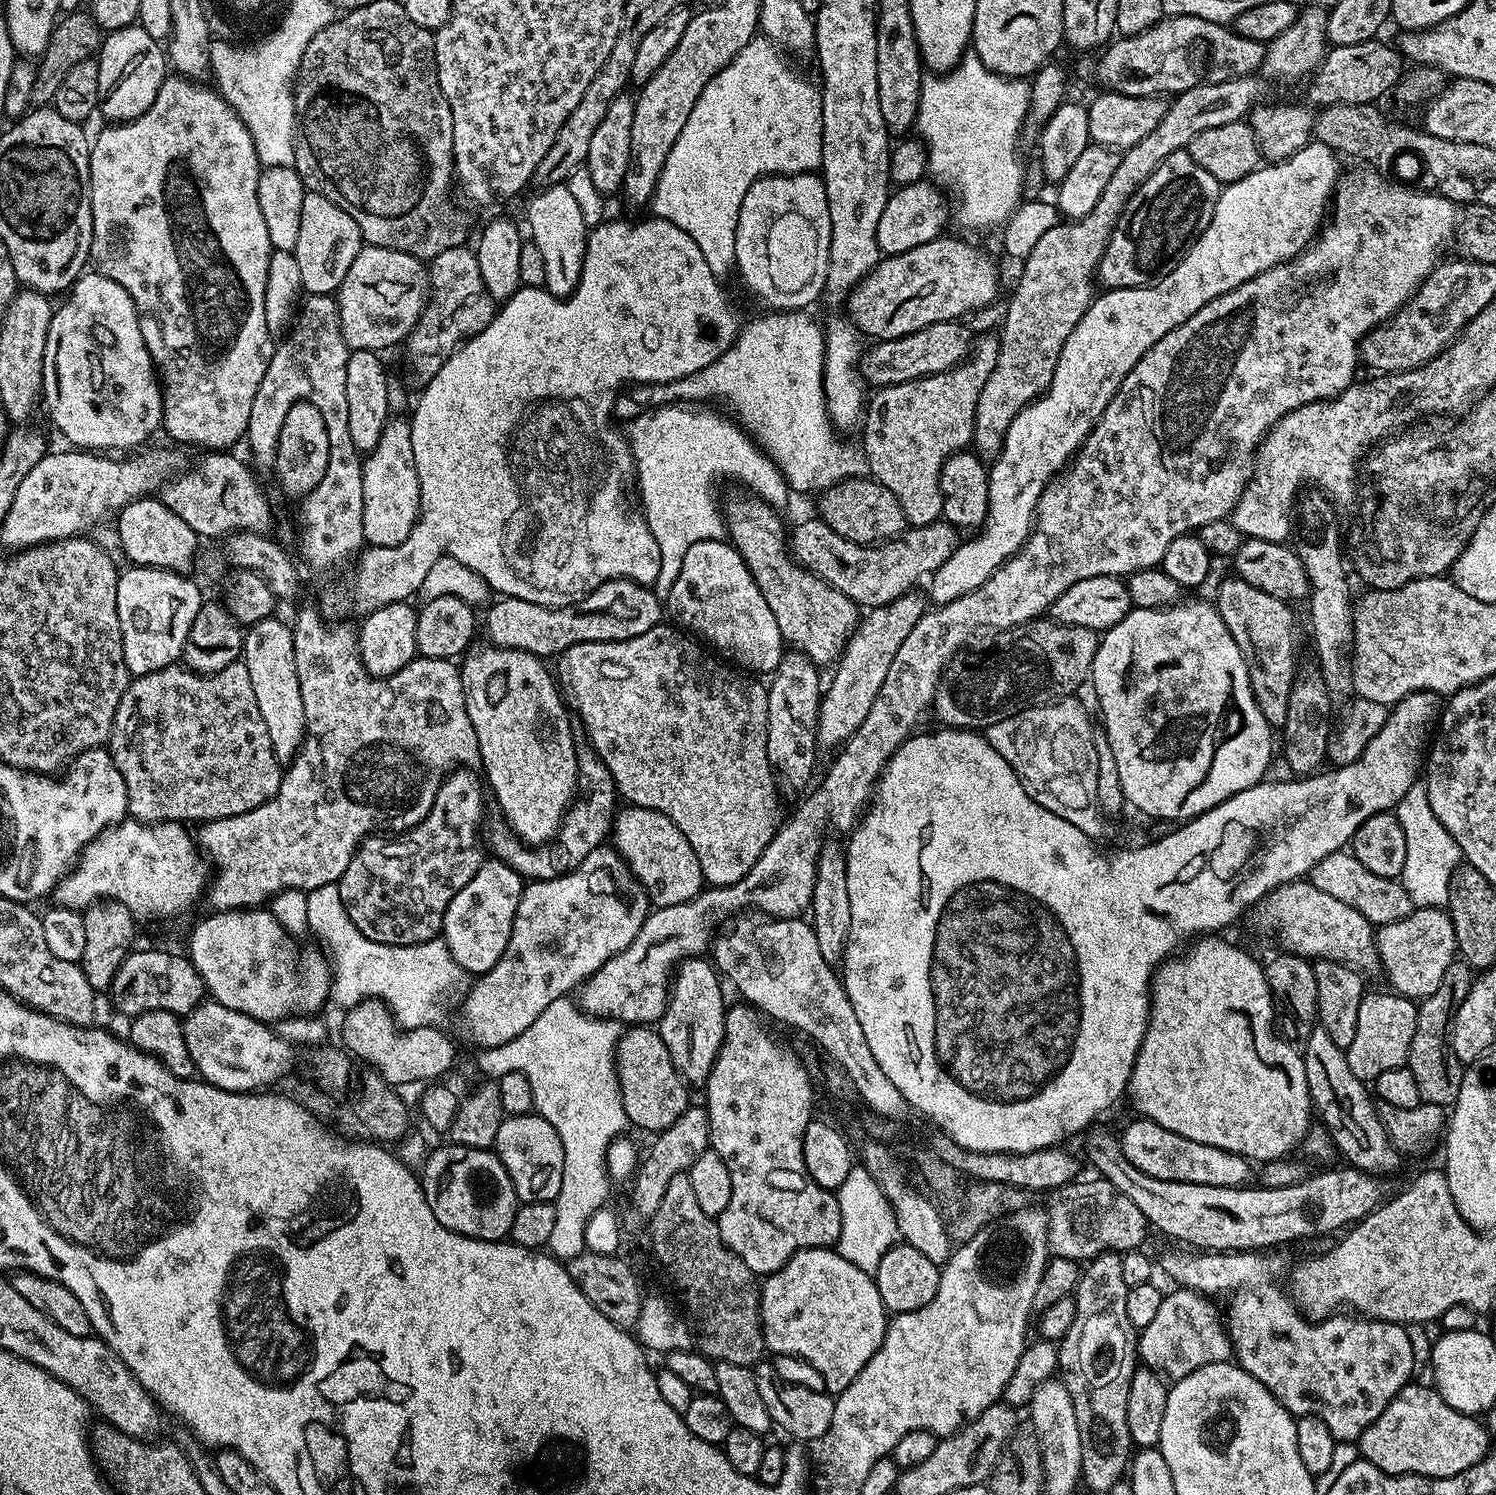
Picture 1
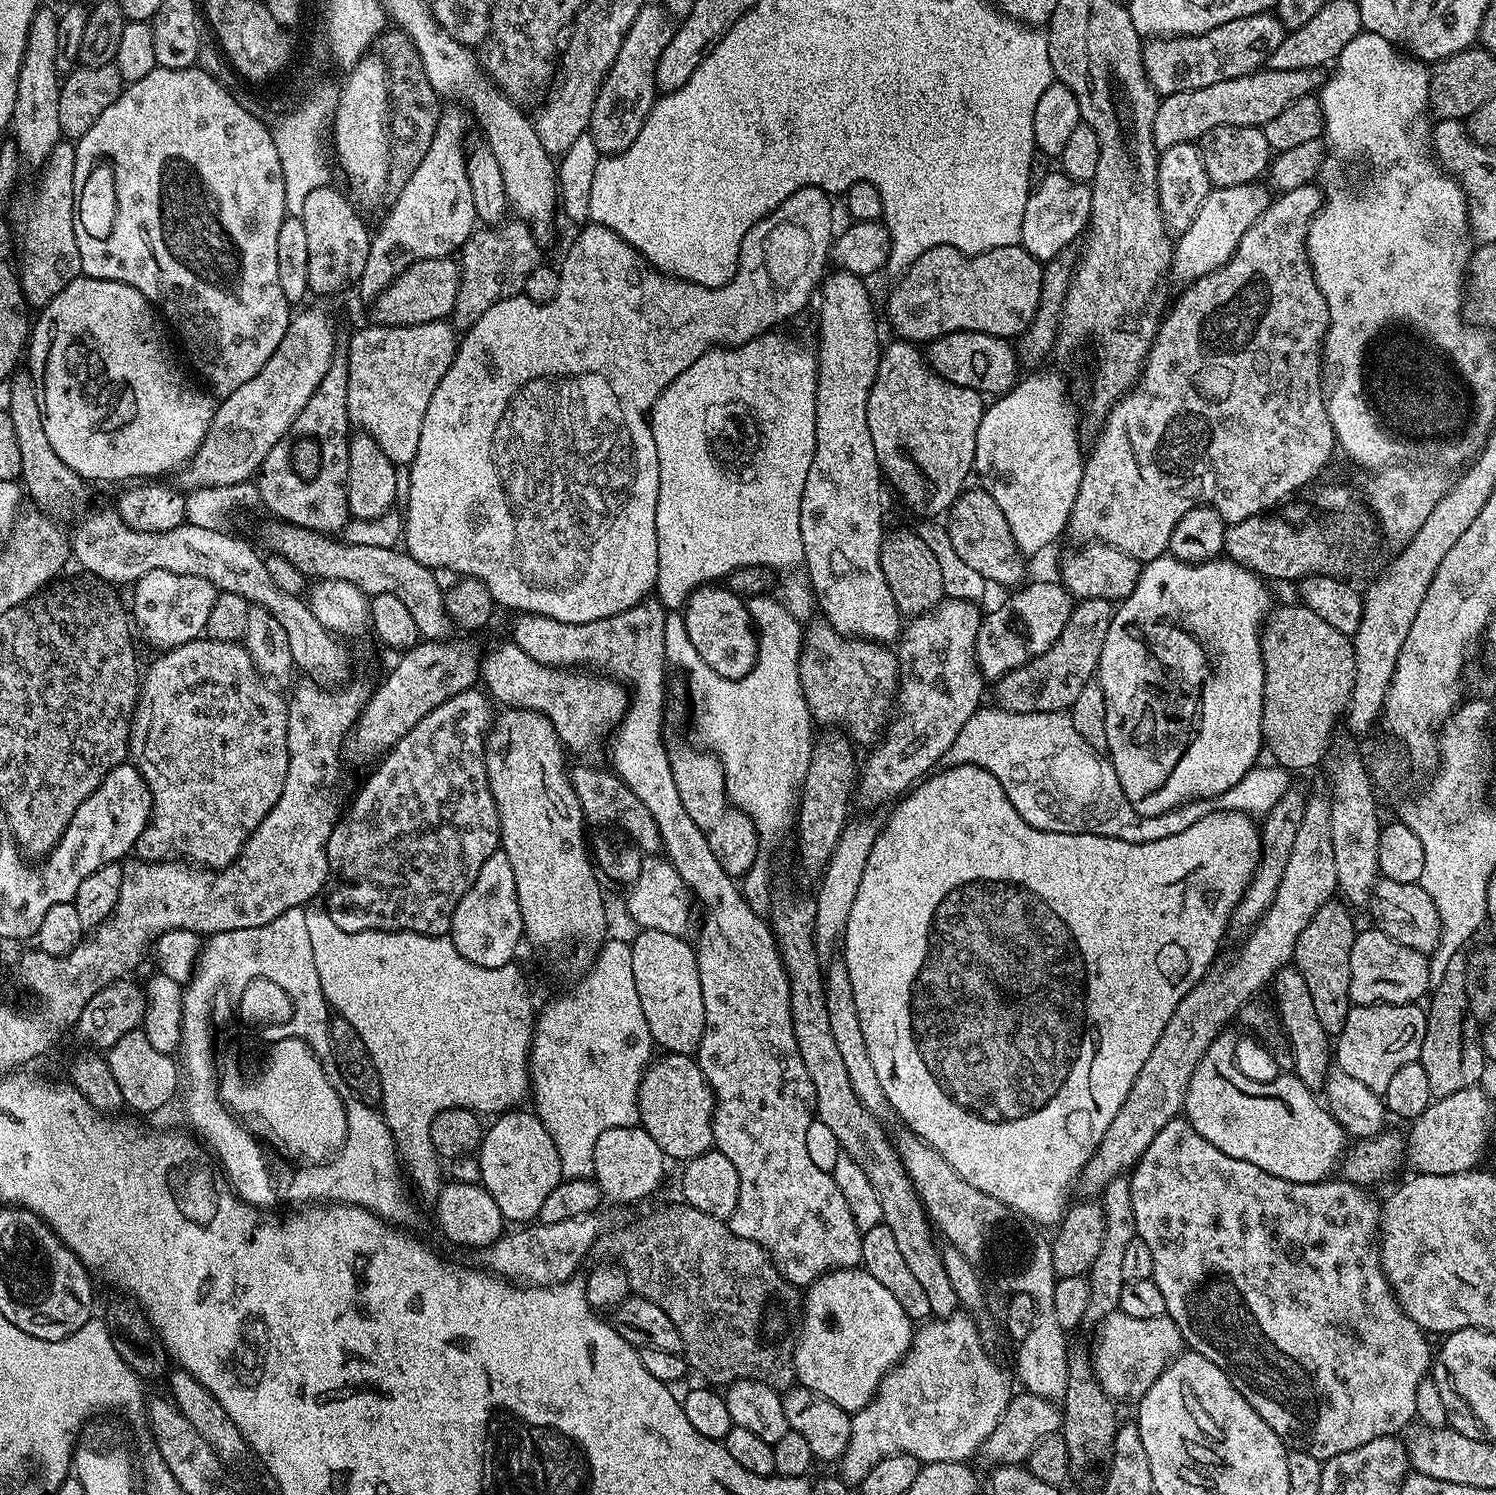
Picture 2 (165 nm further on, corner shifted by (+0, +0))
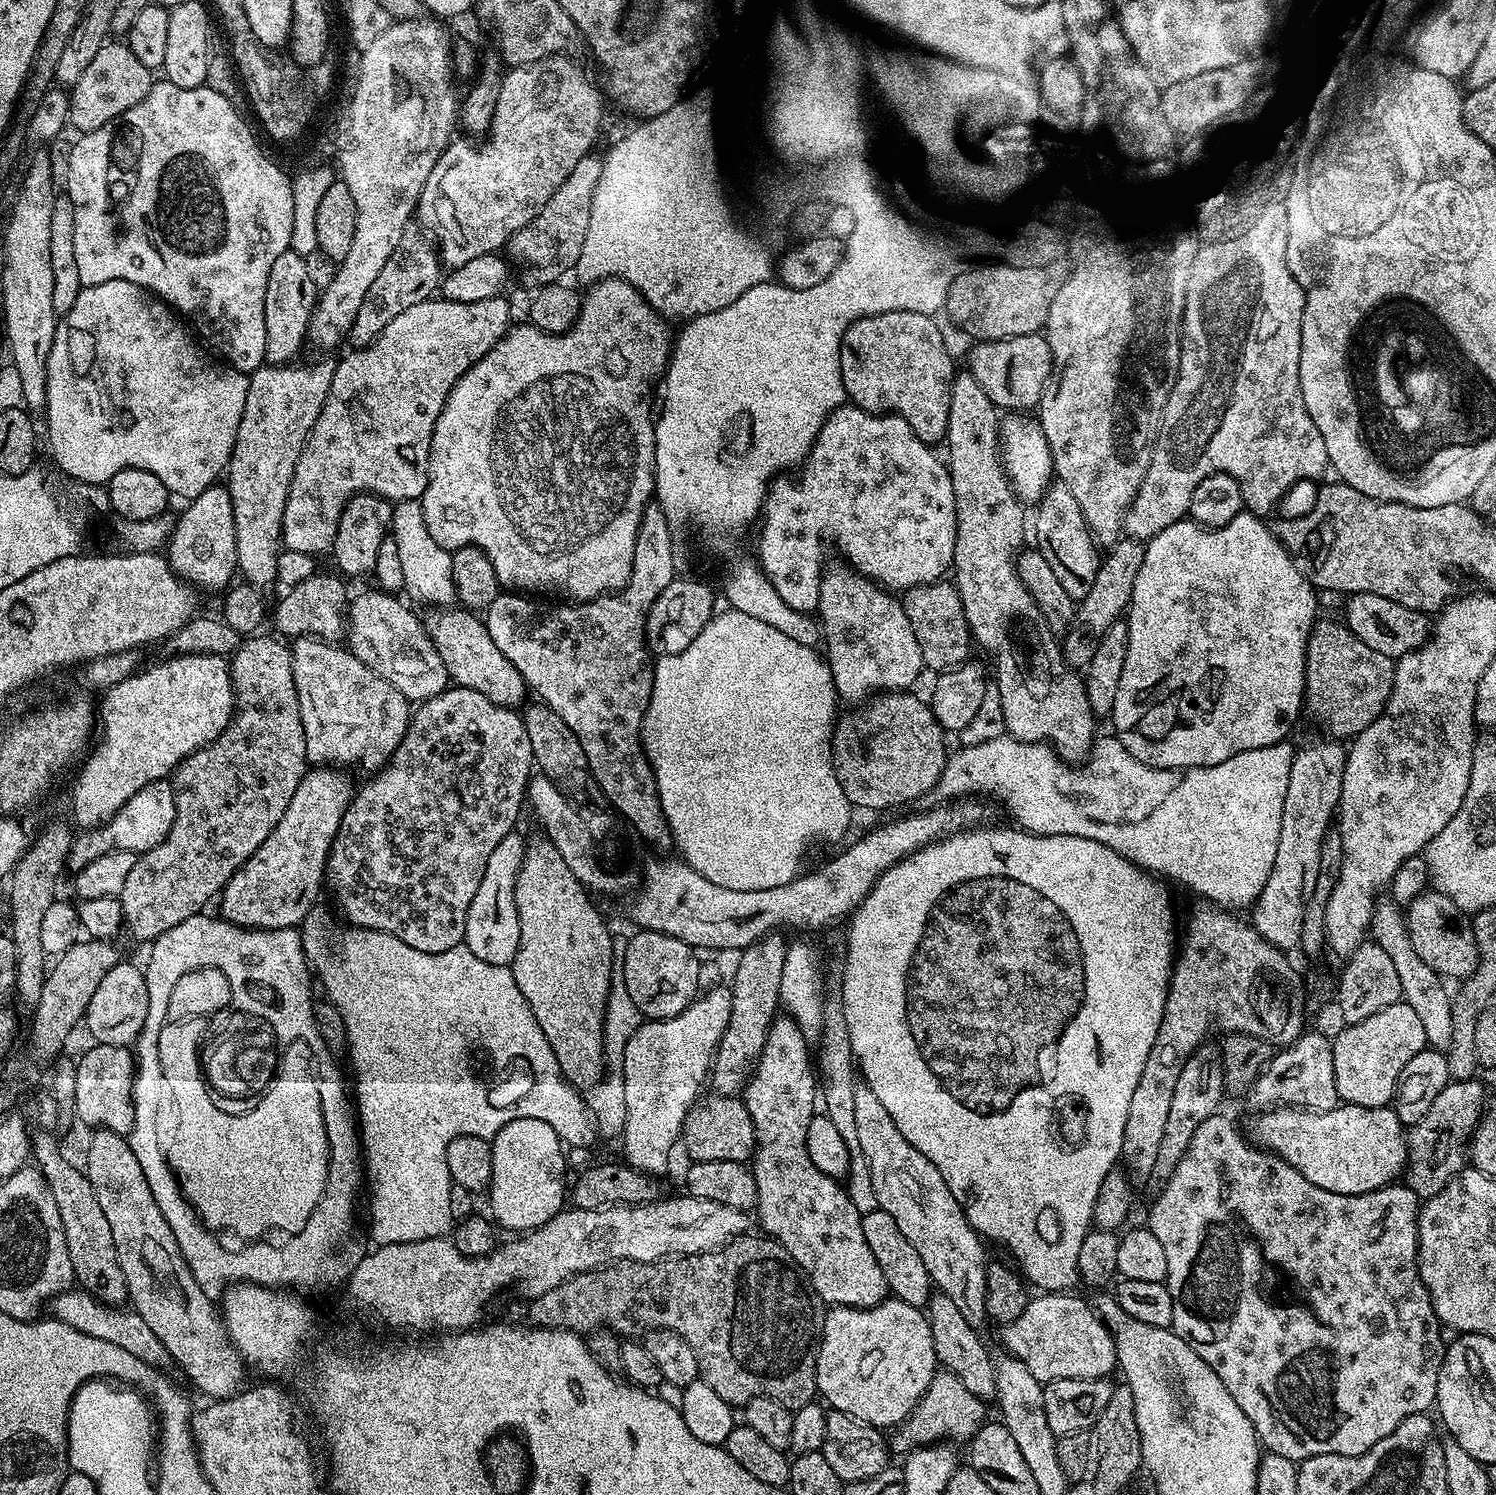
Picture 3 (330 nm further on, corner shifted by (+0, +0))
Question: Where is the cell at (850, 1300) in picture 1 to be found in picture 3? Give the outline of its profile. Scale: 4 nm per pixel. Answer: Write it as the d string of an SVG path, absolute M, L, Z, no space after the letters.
M895 1298L873 1308L829 1307L815 1362L816 1390L823 1403L881 1430L895 1429L908 1419L938 1371L927 1315Z

